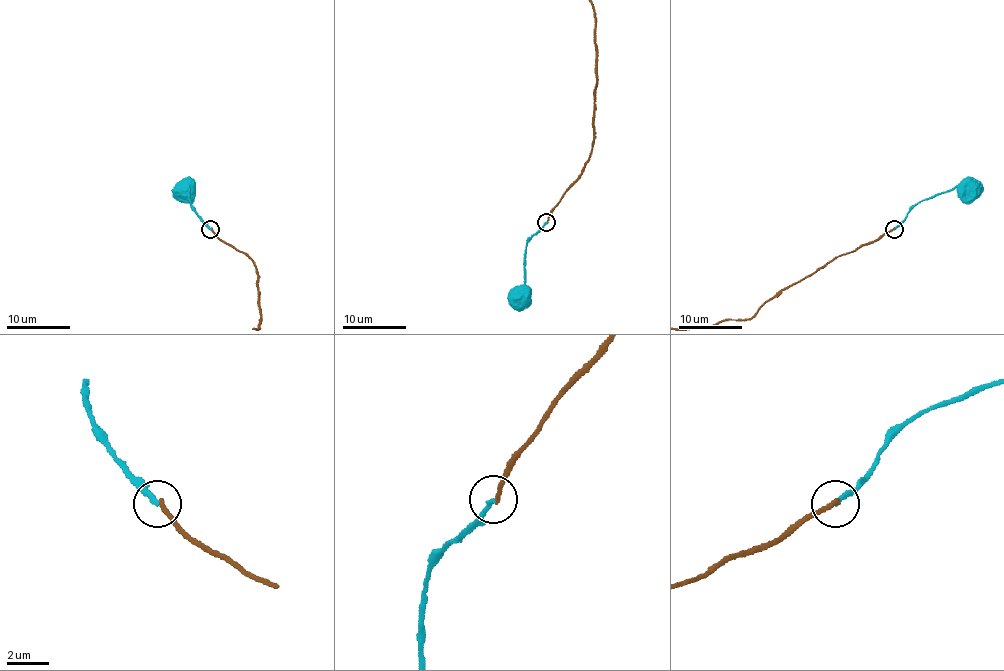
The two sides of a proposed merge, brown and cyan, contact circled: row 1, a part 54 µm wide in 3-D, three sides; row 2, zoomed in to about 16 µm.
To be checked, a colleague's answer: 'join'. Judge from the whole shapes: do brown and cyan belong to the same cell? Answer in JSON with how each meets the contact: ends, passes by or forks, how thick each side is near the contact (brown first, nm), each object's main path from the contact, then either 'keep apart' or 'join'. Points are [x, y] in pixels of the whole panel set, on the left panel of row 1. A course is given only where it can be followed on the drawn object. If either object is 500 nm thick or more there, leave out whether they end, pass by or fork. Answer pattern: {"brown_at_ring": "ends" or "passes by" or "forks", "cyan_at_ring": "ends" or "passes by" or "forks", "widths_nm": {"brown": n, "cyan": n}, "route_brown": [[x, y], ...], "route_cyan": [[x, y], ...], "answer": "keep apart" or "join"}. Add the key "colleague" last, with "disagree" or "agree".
{"brown_at_ring": "ends", "cyan_at_ring": "ends", "widths_nm": {"brown": 240, "cyan": 220}, "route_cyan": [[210, 228], [191, 205], [189, 189], [181, 189]], "answer": "keep apart", "colleague": "disagree"}

